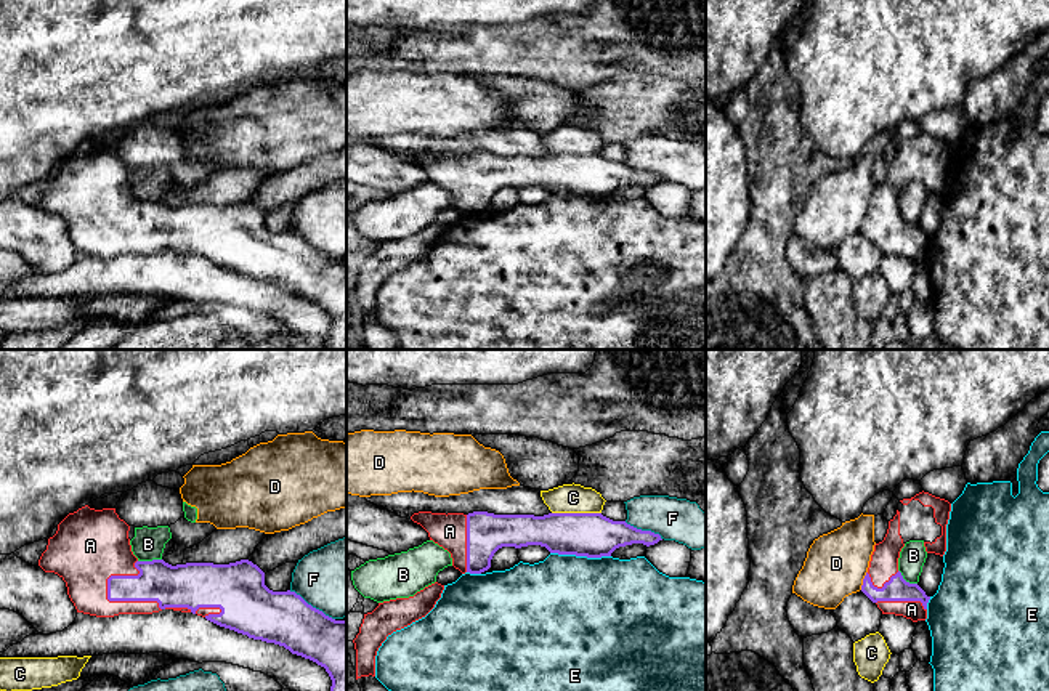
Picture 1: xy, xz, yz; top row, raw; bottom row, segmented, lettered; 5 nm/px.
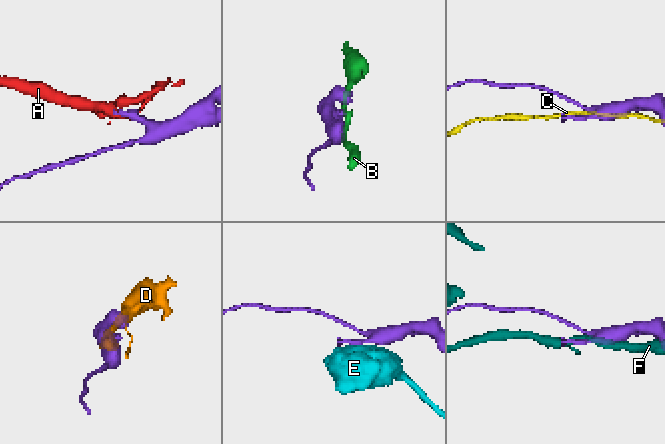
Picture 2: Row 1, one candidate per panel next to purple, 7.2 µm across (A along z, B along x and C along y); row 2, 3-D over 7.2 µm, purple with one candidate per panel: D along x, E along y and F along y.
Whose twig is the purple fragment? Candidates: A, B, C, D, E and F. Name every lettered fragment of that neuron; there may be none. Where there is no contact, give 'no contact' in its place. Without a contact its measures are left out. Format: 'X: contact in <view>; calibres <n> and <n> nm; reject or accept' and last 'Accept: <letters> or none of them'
A: contact in xy; calibres 200 and 220 nm; accept
B: contact in xy; calibres 240 and 160 nm; reject
C: contact in xz; calibres 220 and 140 nm; reject
D: contact in yz; calibres 120 and 320 nm; reject
E: contact in xz; calibres 220 and 500 nm; reject
F: contact in xy; calibres 280 and 380 nm; reject
Accept: A

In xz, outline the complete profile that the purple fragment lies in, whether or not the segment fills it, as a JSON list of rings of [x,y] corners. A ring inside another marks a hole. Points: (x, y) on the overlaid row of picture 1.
[[[419,511],[411,519],[428,532],[430,540],[451,553],[452,566],[462,574],[488,571],[494,553],[502,547],[541,545],[550,553],[601,558],[611,556],[619,547],[650,547],[662,540],[659,534],[613,521],[601,513],[534,516]]]

